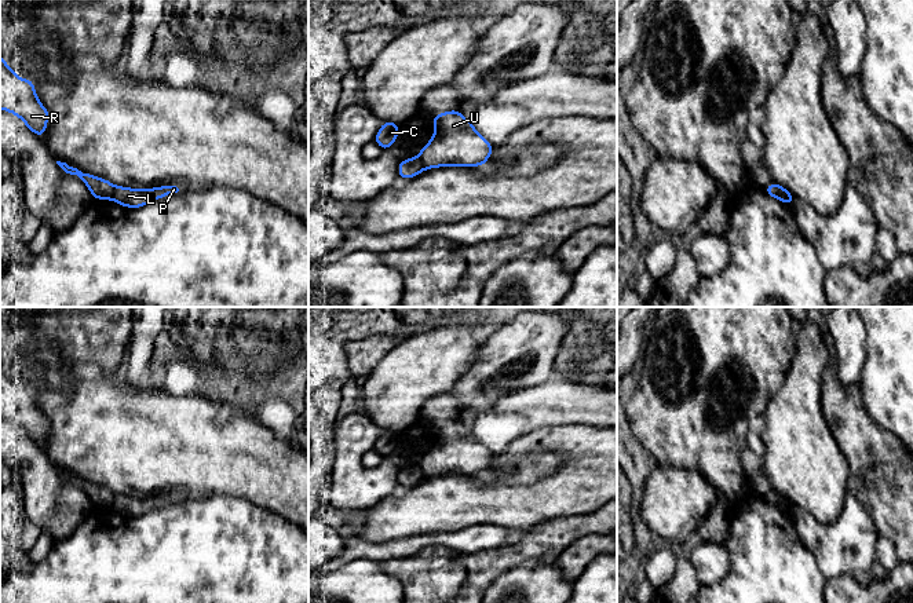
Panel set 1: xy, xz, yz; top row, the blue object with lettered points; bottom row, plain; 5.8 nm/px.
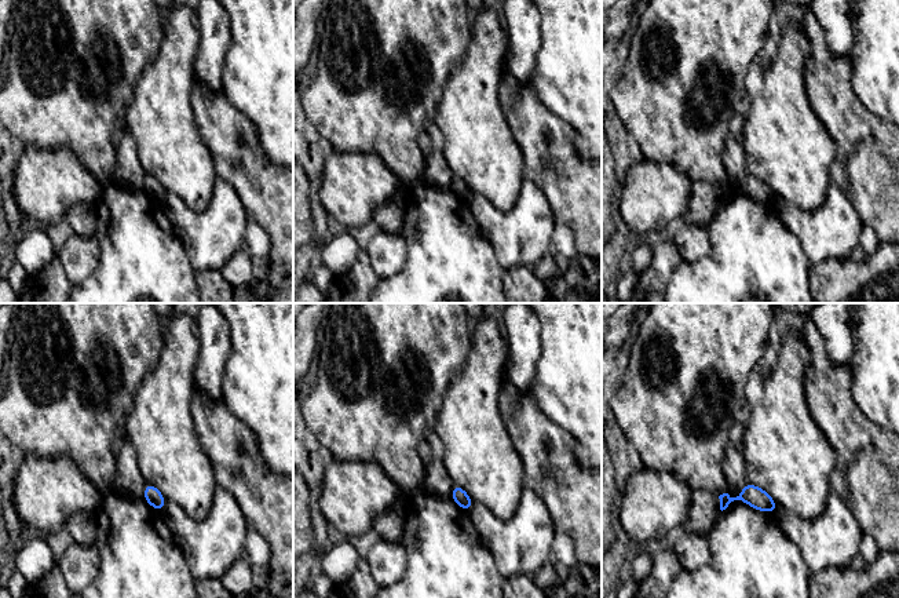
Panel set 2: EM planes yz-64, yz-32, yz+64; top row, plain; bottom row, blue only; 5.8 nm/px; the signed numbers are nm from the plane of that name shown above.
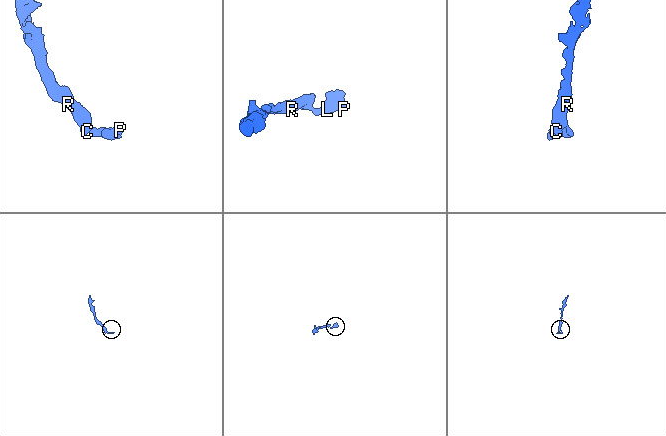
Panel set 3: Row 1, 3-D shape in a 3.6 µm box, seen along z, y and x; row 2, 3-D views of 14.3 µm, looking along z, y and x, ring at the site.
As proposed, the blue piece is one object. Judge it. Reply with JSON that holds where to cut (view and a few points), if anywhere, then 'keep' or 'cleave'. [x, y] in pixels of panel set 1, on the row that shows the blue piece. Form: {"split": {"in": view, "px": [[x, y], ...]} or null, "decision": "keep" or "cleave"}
{"split": {"in": "xy", "px": [[114, 186], [112, 198]]}, "decision": "cleave"}

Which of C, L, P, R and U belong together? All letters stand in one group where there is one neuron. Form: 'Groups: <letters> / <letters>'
Groups: C R / L P U

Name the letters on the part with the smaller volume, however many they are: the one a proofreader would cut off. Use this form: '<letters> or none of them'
L, P, U

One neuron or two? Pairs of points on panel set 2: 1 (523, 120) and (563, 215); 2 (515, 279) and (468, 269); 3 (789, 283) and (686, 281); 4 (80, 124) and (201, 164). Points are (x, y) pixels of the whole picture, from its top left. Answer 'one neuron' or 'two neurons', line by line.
1: one neuron
2: two neurons
3: one neuron
4: two neurons

